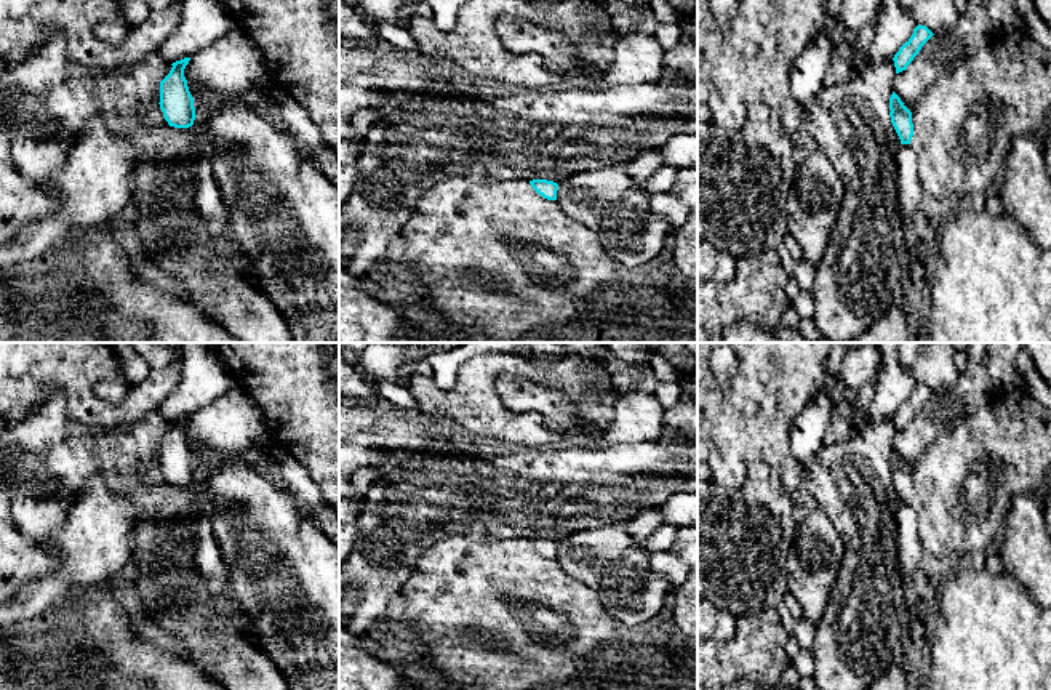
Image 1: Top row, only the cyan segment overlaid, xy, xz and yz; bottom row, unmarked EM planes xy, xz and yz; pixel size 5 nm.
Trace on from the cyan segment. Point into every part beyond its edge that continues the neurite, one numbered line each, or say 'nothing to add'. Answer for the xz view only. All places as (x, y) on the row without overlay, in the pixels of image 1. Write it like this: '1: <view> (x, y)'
nothing to add

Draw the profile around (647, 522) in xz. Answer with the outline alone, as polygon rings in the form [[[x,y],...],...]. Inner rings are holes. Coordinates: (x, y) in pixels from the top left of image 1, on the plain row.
[[[646,509],[638,512],[630,520],[617,524],[622,530],[625,530],[635,541],[641,543],[645,538],[653,535],[665,524],[665,519],[654,509]]]

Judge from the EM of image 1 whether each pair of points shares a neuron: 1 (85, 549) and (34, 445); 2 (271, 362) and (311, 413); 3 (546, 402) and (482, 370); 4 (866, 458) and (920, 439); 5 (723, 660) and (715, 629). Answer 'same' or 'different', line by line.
1: different
2: same
3: different
4: different
5: different

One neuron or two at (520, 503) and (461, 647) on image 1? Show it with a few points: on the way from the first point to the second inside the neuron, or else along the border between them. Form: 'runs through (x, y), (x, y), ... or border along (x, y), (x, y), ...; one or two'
border along (469, 537), (479, 541), (528, 540); two

